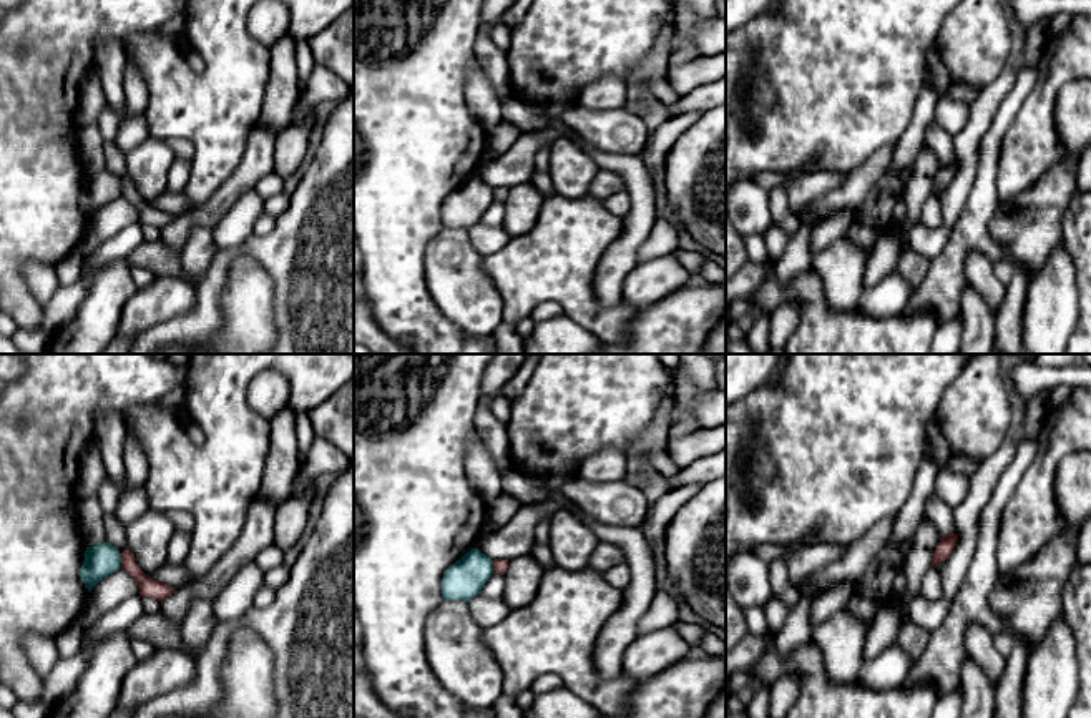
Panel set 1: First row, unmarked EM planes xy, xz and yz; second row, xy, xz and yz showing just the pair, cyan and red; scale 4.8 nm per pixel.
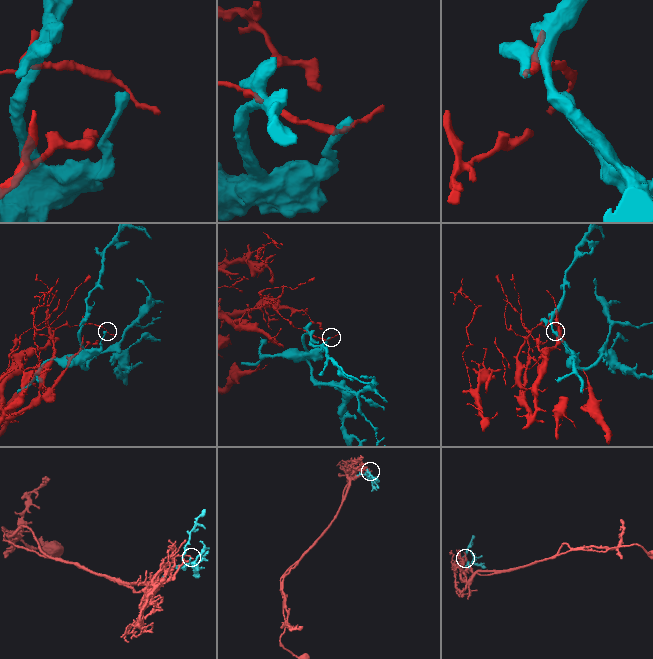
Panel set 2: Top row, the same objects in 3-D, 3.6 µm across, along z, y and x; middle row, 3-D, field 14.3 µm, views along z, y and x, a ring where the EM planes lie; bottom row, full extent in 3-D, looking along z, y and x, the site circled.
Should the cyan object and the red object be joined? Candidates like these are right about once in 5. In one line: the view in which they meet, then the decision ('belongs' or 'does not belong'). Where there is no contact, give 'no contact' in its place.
xy | does not belong

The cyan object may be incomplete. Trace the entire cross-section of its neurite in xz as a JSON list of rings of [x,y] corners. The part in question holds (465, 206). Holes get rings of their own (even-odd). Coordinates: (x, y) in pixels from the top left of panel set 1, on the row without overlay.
[[[472,176],[450,193],[442,204],[442,224],[447,228],[472,228],[493,203],[493,188]]]

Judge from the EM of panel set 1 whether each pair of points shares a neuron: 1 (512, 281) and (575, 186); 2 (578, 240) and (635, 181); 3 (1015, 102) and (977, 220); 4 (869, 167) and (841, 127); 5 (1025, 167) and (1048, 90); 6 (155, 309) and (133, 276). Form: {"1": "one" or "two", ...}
{"1": "two", "2": "two", "3": "one", "4": "two", "5": "one", "6": "two"}

